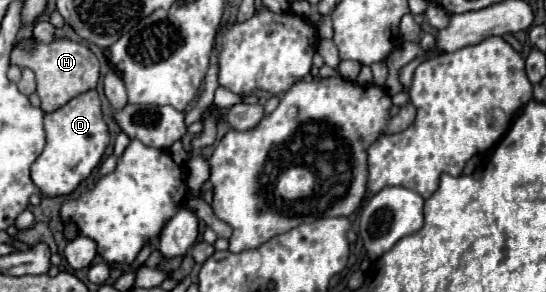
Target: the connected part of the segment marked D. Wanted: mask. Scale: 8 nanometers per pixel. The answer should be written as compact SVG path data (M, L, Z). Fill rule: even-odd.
M96 90L84 92L72 98L66 106L58 108L44 116L46 130L46 146L44 152L32 164L34 168L34 184L42 190L44 196L60 196L70 194L90 172L100 164L100 158L110 144L110 132L102 118L100 98Z

